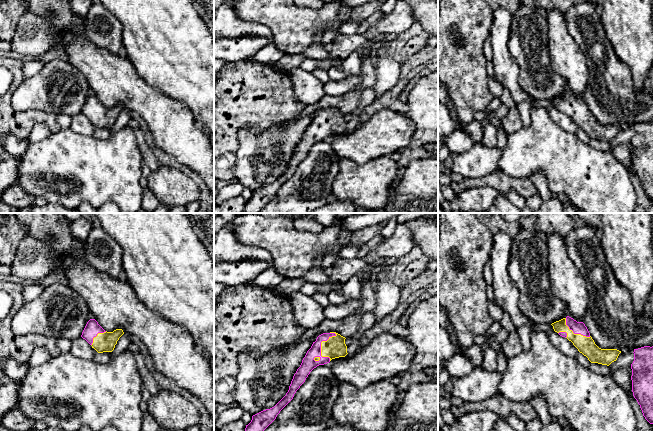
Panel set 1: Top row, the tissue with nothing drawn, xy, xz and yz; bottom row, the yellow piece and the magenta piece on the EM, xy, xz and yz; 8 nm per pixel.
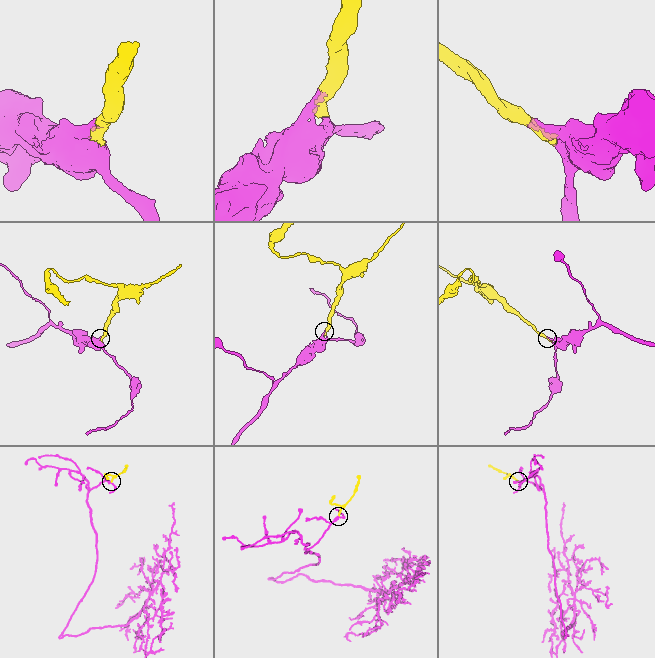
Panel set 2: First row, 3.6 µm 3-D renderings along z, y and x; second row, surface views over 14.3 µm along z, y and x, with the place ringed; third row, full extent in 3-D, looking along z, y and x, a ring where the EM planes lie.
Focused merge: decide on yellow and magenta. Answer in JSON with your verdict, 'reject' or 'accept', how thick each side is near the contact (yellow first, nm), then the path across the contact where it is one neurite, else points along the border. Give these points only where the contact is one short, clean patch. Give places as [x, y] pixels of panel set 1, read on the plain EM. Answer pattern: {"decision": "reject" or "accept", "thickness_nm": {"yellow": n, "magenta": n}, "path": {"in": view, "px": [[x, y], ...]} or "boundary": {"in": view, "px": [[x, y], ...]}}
{"decision": "accept", "thickness_nm": {"yellow": 170, "magenta": 110}}

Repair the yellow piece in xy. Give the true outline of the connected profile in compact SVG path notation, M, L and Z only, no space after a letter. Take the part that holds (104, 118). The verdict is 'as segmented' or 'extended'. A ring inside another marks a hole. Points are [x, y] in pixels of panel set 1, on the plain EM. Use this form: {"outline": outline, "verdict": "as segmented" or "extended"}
{"outline": "M90 95L81 113L85 115L98 129L112 128L119 114L124 110L122 105L113 108L105 107L95 95Z", "verdict": "extended"}

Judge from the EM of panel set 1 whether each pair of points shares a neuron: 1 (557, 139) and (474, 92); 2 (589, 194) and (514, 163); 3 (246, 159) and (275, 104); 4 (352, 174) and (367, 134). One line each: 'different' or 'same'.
1: different
2: same
3: different
4: different

